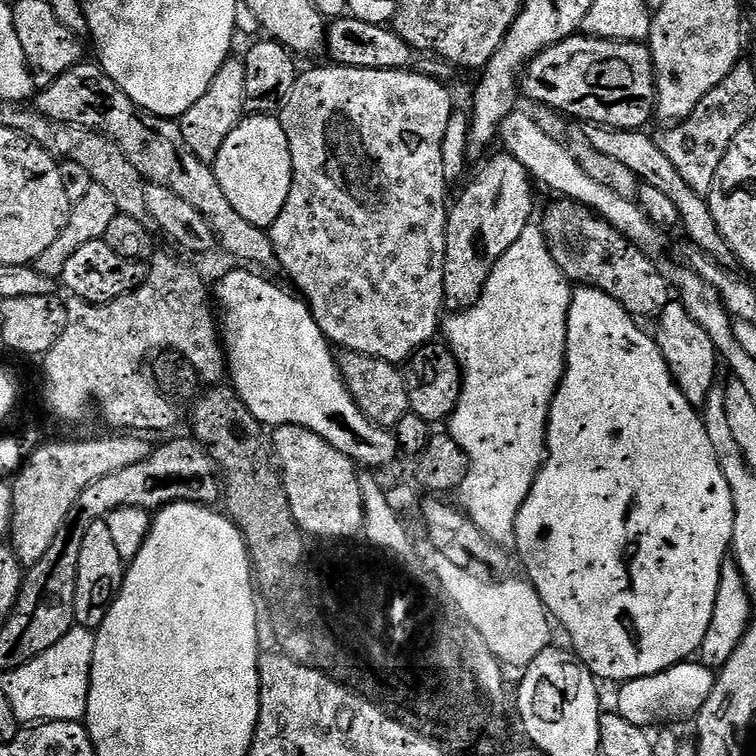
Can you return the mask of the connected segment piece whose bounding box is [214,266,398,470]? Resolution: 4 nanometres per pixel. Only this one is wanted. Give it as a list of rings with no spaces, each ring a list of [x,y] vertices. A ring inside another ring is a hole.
[[[240,266],[237,272],[226,273],[224,281],[214,288],[214,300],[218,305],[219,319],[222,321],[226,368],[230,373],[230,380],[232,376],[230,384],[236,395],[240,397],[246,410],[254,414],[259,424],[297,424],[318,434],[323,440],[330,442],[334,450],[342,450],[342,454],[351,456],[357,465],[365,469],[379,470],[378,468],[386,467],[395,456],[398,456],[395,435],[389,429],[380,428],[374,422],[370,422],[370,418],[362,414],[358,402],[354,402],[340,373],[333,345],[329,344],[322,334],[318,322],[314,322],[312,309],[287,287],[279,288],[274,281],[267,280],[259,274],[264,275]]]

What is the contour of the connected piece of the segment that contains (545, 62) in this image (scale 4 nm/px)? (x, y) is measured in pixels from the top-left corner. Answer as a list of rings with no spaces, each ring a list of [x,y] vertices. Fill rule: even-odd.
[[[577,34],[567,36],[562,42],[550,46],[546,50],[539,52],[532,60],[527,61],[526,67],[522,73],[522,92],[532,100],[544,104],[545,109],[555,110],[573,121],[585,120],[585,125],[599,126],[602,128],[634,128],[637,130],[645,127],[644,123],[648,119],[653,119],[656,110],[656,71],[652,65],[652,51],[649,50],[647,43],[637,42],[635,40],[603,40],[601,36],[590,36],[587,34]]]

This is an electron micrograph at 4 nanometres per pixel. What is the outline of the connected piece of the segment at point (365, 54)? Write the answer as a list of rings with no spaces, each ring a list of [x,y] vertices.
[[[345,14],[333,19],[326,28],[326,53],[333,65],[362,70],[402,70],[421,72],[441,82],[451,81],[454,66],[449,60],[434,56],[431,52],[417,52],[399,36],[395,27],[359,20]]]

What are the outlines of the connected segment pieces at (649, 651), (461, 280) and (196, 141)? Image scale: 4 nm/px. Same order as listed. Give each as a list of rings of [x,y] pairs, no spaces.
[[[587,286],[573,291],[566,326],[564,377],[554,394],[548,415],[548,451],[516,519],[514,549],[528,571],[525,572],[527,580],[538,590],[549,617],[558,624],[560,620],[571,651],[600,682],[646,678],[675,664],[691,661],[699,653],[702,638],[706,638],[706,630],[710,630],[710,618],[714,618],[720,571],[724,561],[729,559],[734,534],[734,494],[730,494],[726,474],[722,474],[722,466],[714,454],[714,442],[710,442],[710,434],[706,434],[704,417],[697,405],[686,402],[686,394],[678,390],[670,366],[666,366],[666,358],[662,358],[662,350],[658,350],[655,339],[649,333],[647,336],[636,324],[639,324],[637,317],[630,315],[622,302],[610,298],[610,294]]]
[[[499,154],[476,177],[472,180],[472,185],[461,194],[460,197],[455,197],[454,203],[451,205],[448,214],[448,229],[446,230],[446,266],[444,267],[444,303],[449,309],[463,310],[474,306],[478,302],[478,298],[482,294],[484,284],[490,278],[490,274],[494,270],[494,266],[498,262],[498,258],[502,258],[502,254],[506,254],[506,250],[510,250],[510,246],[514,246],[514,242],[518,242],[518,238],[522,238],[522,230],[526,230],[528,224],[533,223],[532,207],[535,206],[536,200],[532,197],[532,188],[534,189],[534,181],[528,175],[526,166],[522,166],[522,162],[518,162],[518,158],[507,154]]]
[[[230,58],[214,74],[214,82],[190,110],[186,110],[184,116],[179,117],[178,123],[182,130],[182,138],[186,138],[186,146],[194,150],[194,154],[202,162],[215,165],[218,158],[218,150],[222,150],[222,142],[230,138],[230,130],[238,126],[246,115],[244,103],[246,102],[246,70],[243,59]]]

